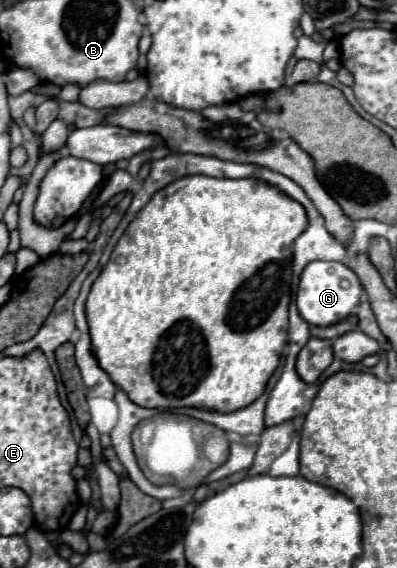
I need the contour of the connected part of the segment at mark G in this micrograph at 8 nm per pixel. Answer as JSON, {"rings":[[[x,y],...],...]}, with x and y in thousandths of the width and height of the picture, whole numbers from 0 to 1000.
{"rings":[[[793,458],[773,465],[758,479],[753,507],[748,507],[748,546],[788,574],[834,574],[864,560],[874,560],[889,539],[904,535],[909,496],[884,472],[859,461],[814,461]]]}

